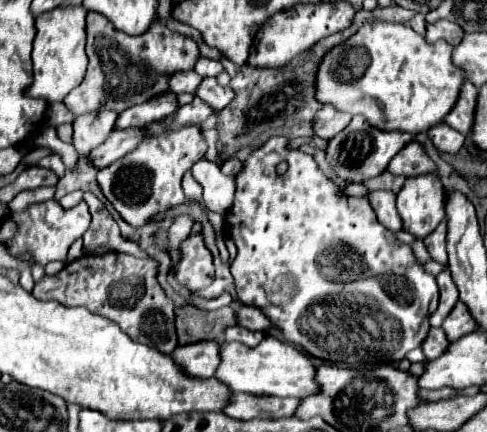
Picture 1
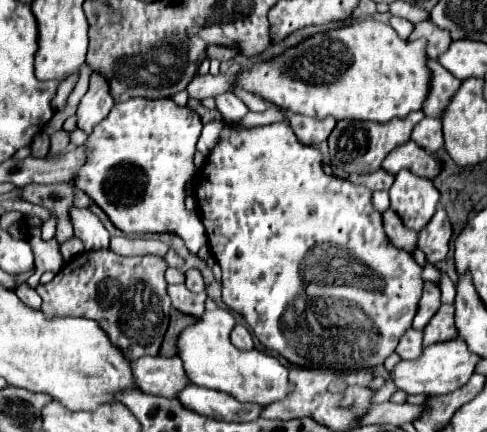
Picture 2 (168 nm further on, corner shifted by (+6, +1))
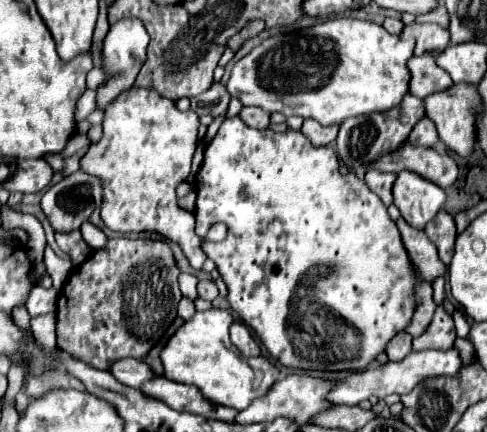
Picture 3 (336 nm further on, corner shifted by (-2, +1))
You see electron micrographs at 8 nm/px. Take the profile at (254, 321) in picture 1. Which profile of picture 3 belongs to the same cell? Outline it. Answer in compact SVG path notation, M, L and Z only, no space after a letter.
M211 308L206 312L196 312L188 322L184 322L162 350L164 376L196 386L206 400L234 410L244 410L254 398L260 398L274 384L278 368L268 362L268 358L244 358L228 338L228 328L232 316L224 309Z

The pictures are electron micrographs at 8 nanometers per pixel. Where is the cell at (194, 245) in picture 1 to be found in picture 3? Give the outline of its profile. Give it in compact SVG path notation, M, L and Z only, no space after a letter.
M200 280L198 282L198 296L204 298L204 300L208 300L208 302L212 302L218 296L216 284L212 280Z

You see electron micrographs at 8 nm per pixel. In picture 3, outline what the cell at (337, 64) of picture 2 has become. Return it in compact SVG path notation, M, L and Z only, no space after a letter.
M356 18L328 20L310 28L302 28L288 34L272 34L262 40L252 52L234 64L226 90L230 96L240 98L244 106L256 106L266 112L282 112L284 116L312 118L324 126L340 124L346 118L386 112L400 104L402 96L408 92L410 72L406 68L408 58L412 58L414 40L404 40L402 36L388 34L382 26Z

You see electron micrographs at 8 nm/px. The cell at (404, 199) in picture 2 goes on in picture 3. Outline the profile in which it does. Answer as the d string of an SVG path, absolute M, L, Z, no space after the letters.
M408 170L398 172L392 194L394 206L400 210L402 218L418 230L422 230L438 214L446 200L446 194L440 186Z

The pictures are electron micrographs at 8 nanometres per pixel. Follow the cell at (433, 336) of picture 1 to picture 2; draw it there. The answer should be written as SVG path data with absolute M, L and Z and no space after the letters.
M410 328L402 338L400 338L400 344L396 348L396 352L404 358L404 360L416 360L420 358L422 354L422 332L420 330L414 330Z

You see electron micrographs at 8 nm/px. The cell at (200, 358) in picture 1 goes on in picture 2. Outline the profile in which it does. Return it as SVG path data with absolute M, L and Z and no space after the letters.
M142 356L132 362L132 370L136 386L154 396L176 398L176 392L190 384L180 356Z

